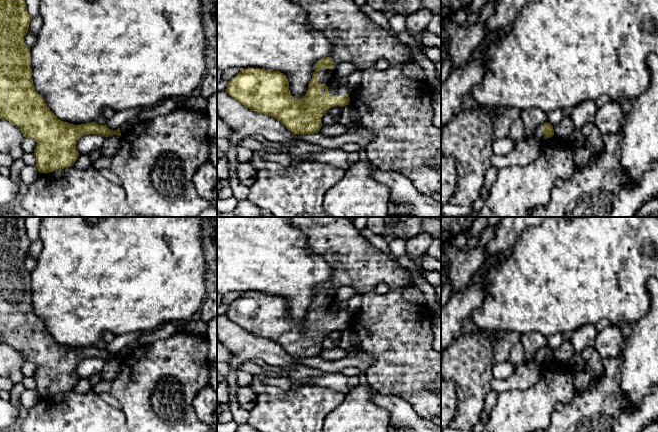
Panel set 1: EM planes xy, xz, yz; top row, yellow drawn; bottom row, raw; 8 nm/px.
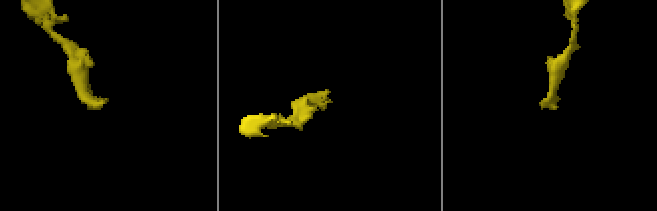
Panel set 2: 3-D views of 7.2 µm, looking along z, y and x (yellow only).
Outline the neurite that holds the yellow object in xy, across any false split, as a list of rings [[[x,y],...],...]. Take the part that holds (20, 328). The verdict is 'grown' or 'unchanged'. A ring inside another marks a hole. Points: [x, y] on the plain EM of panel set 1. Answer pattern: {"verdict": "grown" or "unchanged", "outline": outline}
{"verdict": "unchanged", "outline": [[[0,217],[0,343],[5,343],[18,351],[25,362],[34,363],[37,370],[34,374],[36,391],[40,397],[49,397],[58,393],[72,391],[79,380],[76,373],[77,365],[85,359],[101,358],[121,360],[120,352],[112,355],[106,348],[96,346],[73,349],[58,343],[47,330],[44,322],[35,314],[32,302],[30,271],[24,267],[24,260],[32,241],[28,238],[25,226],[26,217]]]}

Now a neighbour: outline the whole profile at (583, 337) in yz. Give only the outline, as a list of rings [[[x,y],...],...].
[[[586,324],[569,335],[575,352],[581,352],[586,347],[595,346],[598,331],[594,324]]]

